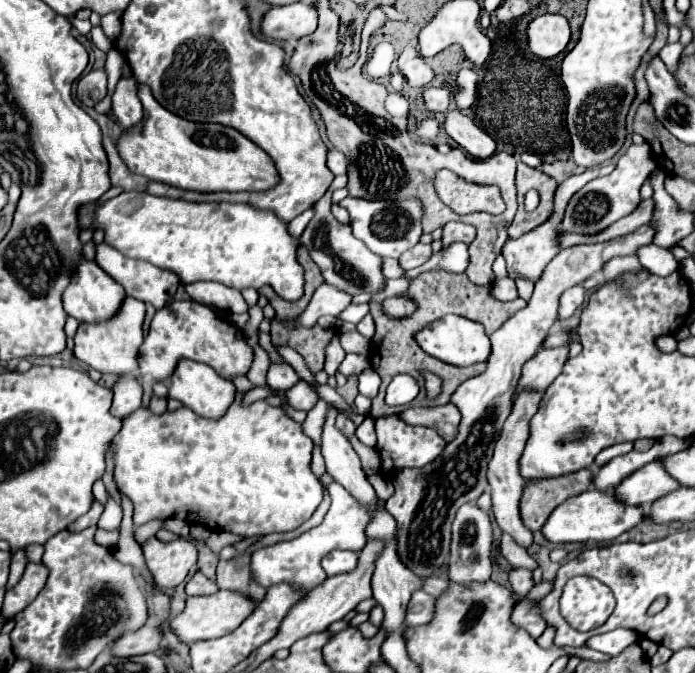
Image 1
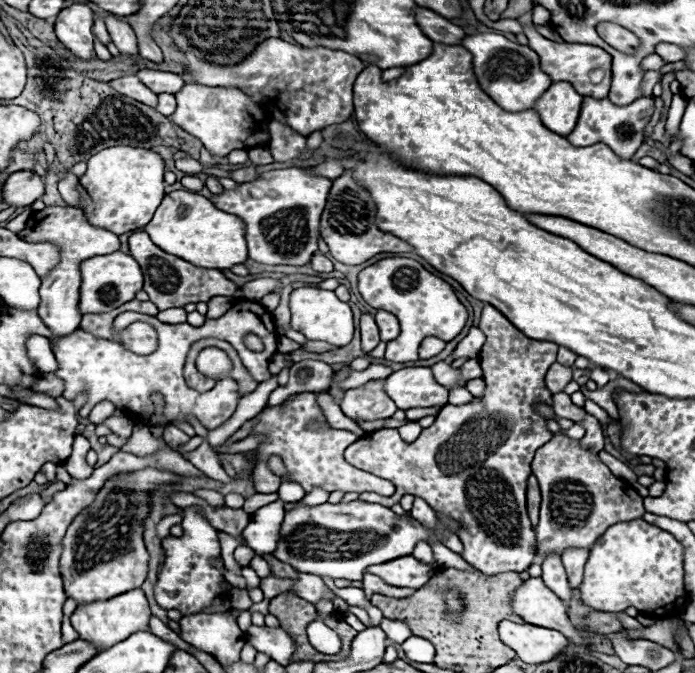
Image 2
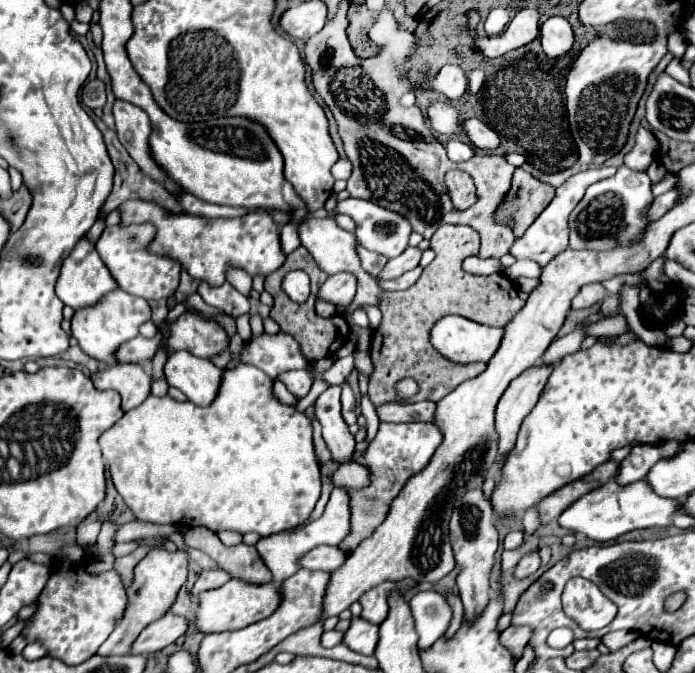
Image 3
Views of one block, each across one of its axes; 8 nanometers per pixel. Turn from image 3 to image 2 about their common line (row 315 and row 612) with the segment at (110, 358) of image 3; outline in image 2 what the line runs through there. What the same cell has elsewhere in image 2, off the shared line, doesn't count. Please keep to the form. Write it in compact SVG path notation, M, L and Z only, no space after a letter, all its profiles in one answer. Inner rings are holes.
M134 588L120 596L114 596L110 600L92 602L92 604L76 608L76 612L72 614L72 626L78 632L78 638L92 642L98 650L106 650L110 646L122 642L124 638L132 636L134 632L150 632L150 626L148 626L150 616L152 616L150 606L146 602L142 588Z

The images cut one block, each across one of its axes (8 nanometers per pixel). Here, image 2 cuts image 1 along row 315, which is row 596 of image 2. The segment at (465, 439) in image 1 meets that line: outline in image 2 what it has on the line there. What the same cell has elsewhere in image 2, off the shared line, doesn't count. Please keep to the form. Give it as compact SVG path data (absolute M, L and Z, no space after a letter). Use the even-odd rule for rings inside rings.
M528 578L522 582L522 586L516 590L516 600L512 600L512 608L516 614L520 614L528 624L552 628L562 632L568 640L576 642L576 646L590 646L590 638L580 634L568 614L562 600L540 582L540 578Z

